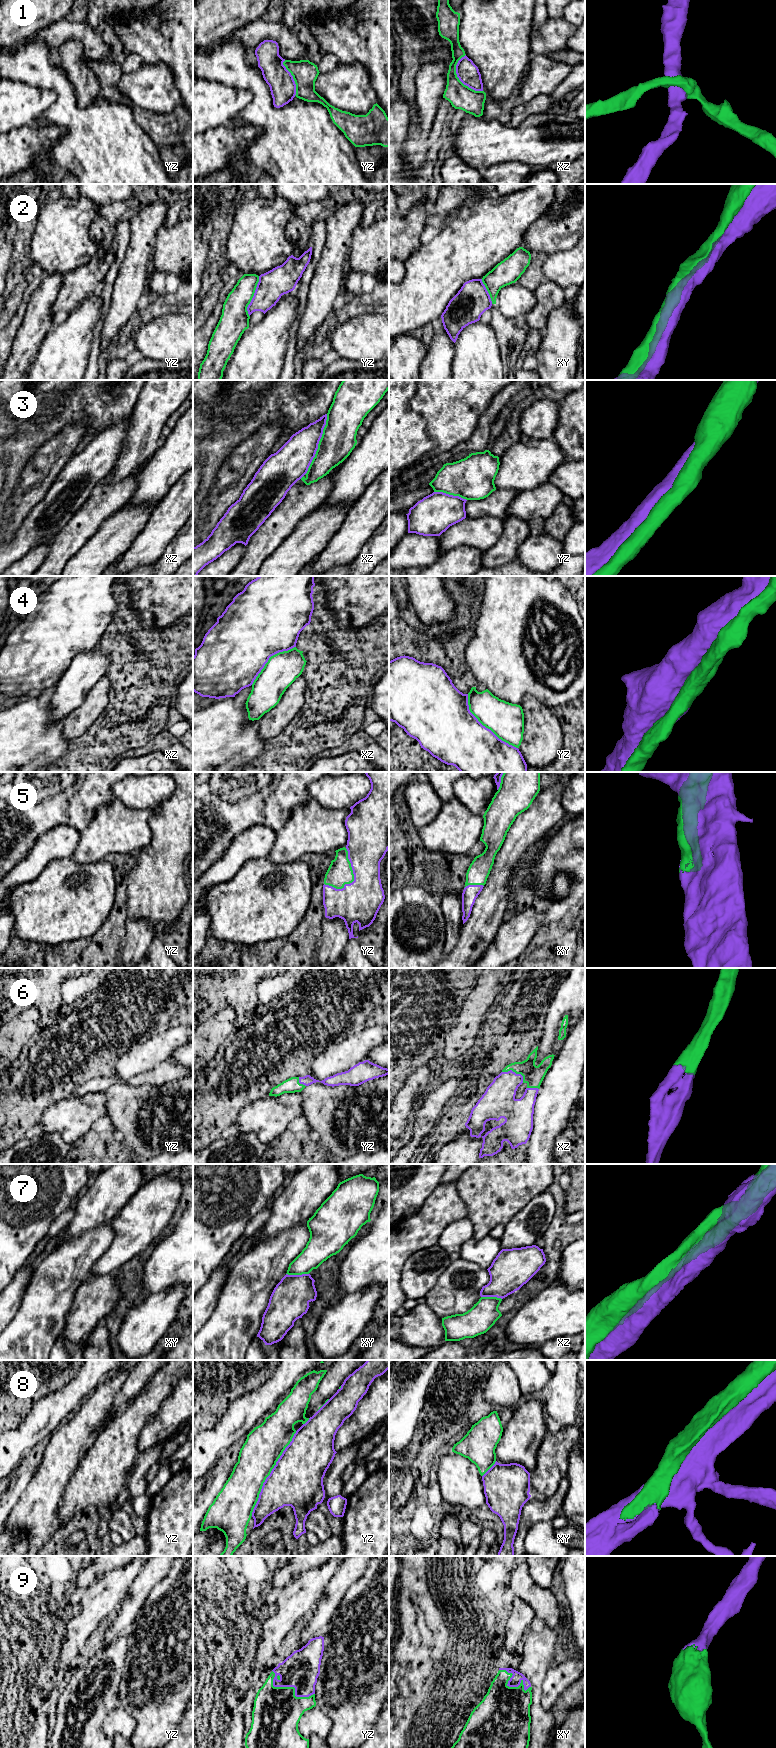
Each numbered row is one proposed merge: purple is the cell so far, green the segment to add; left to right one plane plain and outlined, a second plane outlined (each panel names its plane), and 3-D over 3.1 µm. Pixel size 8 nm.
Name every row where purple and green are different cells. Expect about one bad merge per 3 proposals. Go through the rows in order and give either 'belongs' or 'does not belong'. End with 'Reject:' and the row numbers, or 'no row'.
1: does not belong
2: belongs
3: does not belong
4: belongs
5: belongs
6: belongs
7: belongs
8: belongs
9: belongs
Reject: 1, 3

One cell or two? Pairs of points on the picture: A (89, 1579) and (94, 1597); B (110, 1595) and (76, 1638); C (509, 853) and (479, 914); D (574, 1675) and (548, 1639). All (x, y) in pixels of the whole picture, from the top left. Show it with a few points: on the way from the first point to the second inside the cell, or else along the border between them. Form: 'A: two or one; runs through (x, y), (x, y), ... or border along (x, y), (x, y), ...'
A: two; border along (110, 1572), (107, 1572), (84, 1590)
B: one; runs through (99, 1606), (79, 1627)
C: one; runs through (504, 868), (497, 882), (493, 899)
D: two; border along (554, 1664), (548, 1670), (543, 1685)

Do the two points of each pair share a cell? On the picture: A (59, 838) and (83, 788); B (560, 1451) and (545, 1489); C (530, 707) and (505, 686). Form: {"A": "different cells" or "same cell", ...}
{"A": "same cell", "B": "same cell", "C": "different cells"}

